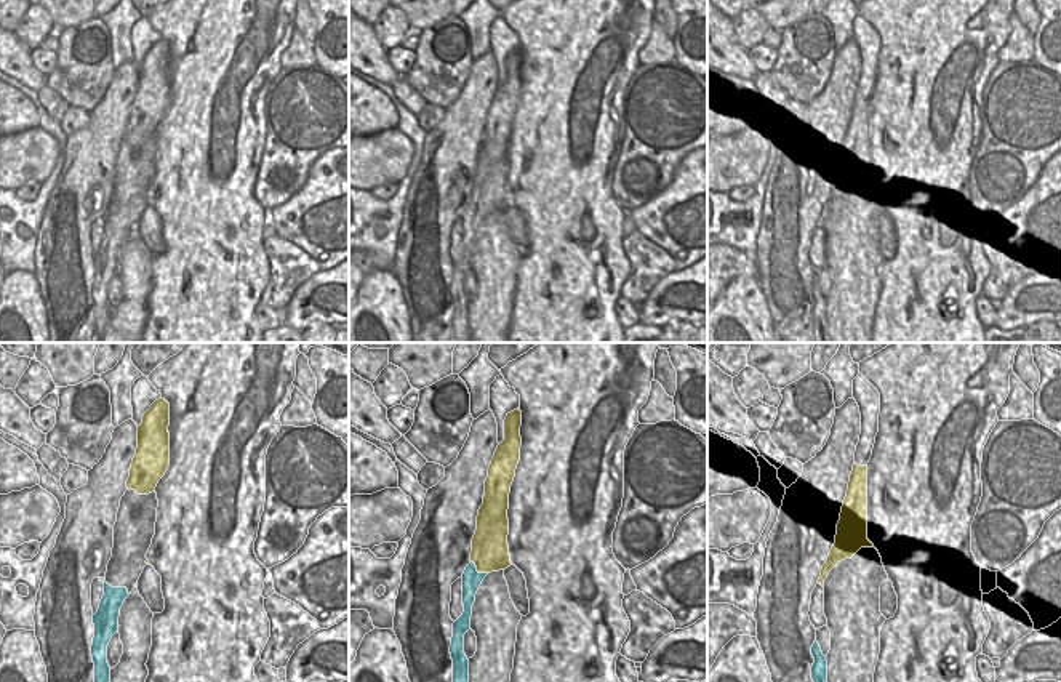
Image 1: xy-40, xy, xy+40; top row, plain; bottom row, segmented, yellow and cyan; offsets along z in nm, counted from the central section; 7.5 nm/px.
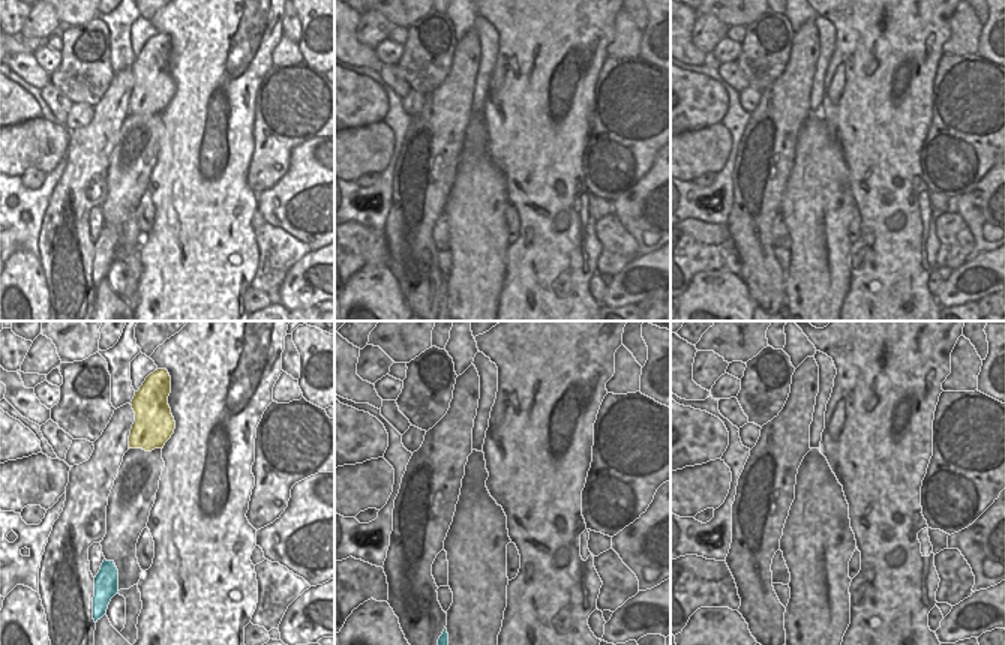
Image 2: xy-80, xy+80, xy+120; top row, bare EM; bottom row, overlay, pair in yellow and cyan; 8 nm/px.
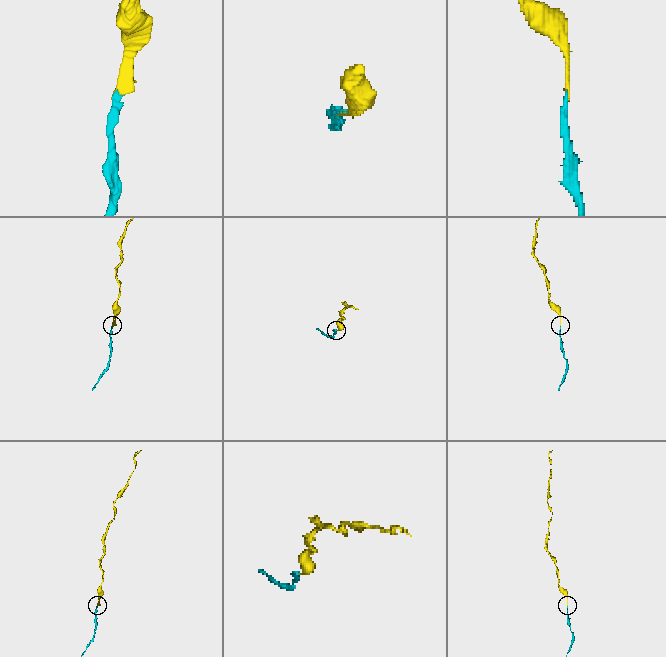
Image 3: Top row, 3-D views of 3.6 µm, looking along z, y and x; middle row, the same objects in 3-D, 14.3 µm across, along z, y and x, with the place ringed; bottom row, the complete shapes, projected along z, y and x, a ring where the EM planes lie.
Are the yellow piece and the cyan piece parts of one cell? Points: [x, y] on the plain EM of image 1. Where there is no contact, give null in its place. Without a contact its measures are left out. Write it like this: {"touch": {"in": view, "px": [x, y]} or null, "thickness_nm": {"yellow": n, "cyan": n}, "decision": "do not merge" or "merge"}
{"touch": {"in": "xy", "px": [477, 212]}, "thickness_nm": {"yellow": 280, "cyan": 140}, "decision": "merge"}

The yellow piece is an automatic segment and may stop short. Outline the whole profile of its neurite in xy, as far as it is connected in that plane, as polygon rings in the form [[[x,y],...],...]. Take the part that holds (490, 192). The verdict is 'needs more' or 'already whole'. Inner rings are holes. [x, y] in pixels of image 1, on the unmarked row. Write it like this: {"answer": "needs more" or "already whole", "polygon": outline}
{"answer": "needs more", "polygon": [[[517,50],[504,61],[504,82],[498,86],[485,122],[483,146],[477,157],[470,205],[462,215],[462,256],[453,264],[450,295],[453,301],[451,343],[470,343],[469,301],[464,295],[464,275],[470,271],[472,247],[483,219],[510,208],[509,134],[520,102],[522,53]]]}

